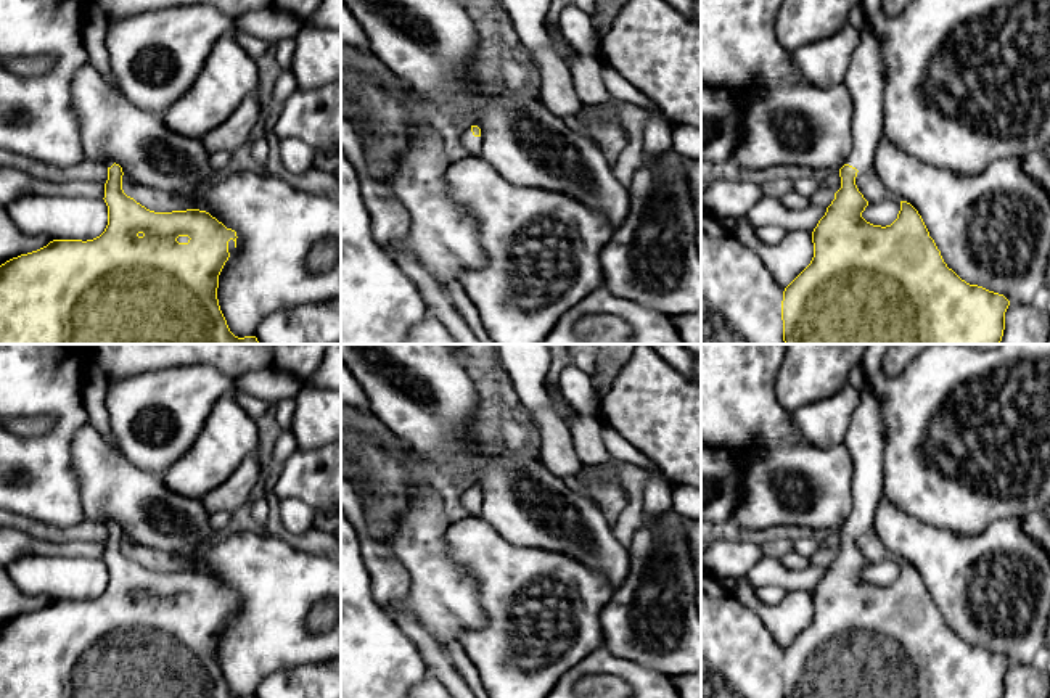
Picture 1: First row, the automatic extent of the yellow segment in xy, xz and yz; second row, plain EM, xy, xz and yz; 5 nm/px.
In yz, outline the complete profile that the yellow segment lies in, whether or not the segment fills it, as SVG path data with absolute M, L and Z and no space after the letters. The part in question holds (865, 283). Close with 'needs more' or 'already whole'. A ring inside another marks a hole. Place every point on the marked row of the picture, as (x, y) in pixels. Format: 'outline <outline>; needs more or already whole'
outline M859 29L859 43L846 74L846 85L854 103L852 151L839 169L841 188L812 232L814 257L810 264L785 288L781 301L785 344L1000 344L1005 312L1010 301L999 293L962 280L944 262L941 251L918 214L900 201L897 219L886 227L862 217L868 201L859 191L855 177L872 169L876 145L883 135L883 85L886 66L875 35Z; needs more

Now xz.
outline M478 125L468 127L466 132L463 133L463 146L470 154L479 154L481 142L482 142L482 135Z; needs more

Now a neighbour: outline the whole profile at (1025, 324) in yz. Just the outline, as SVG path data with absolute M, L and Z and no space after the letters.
M1010 304L1000 344L1050 344L1050 315L1034 304Z

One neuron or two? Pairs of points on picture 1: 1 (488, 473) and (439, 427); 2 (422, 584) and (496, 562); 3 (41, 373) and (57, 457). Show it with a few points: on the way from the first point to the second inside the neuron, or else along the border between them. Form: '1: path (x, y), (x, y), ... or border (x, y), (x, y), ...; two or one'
1: path (476, 462), (451, 438); one
2: border (447, 536), (447, 552), (475, 579), (483, 603); two
3: path (58, 394), (61, 398), (60, 436); one

